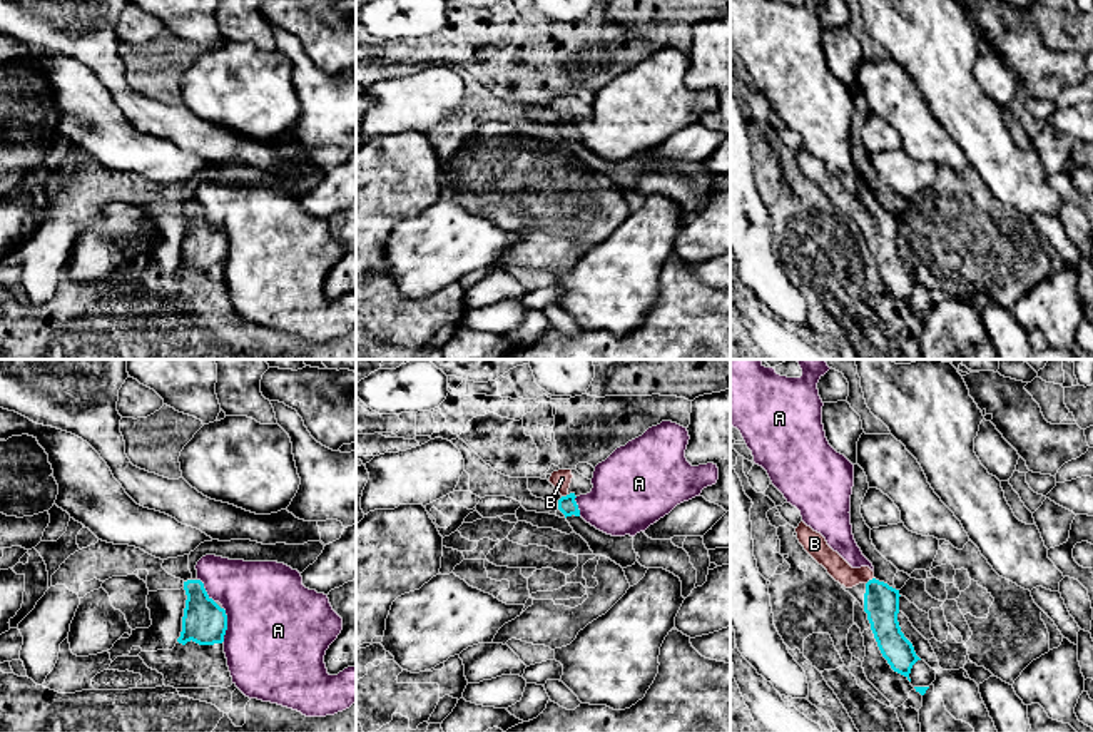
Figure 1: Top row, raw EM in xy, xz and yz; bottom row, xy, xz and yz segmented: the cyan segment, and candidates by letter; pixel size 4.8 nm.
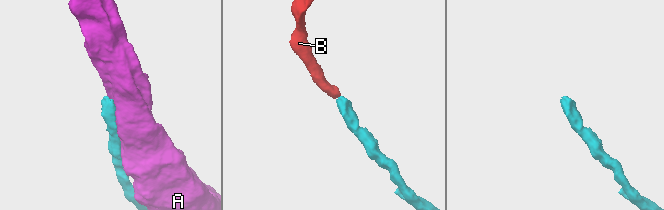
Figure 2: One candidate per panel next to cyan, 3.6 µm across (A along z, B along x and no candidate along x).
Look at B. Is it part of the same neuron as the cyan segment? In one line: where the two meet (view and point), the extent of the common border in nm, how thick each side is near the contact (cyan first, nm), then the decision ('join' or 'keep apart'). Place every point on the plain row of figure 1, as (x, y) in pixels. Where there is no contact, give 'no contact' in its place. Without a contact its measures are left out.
yz (869, 206) | 50 nm | 180/100 nm | join

